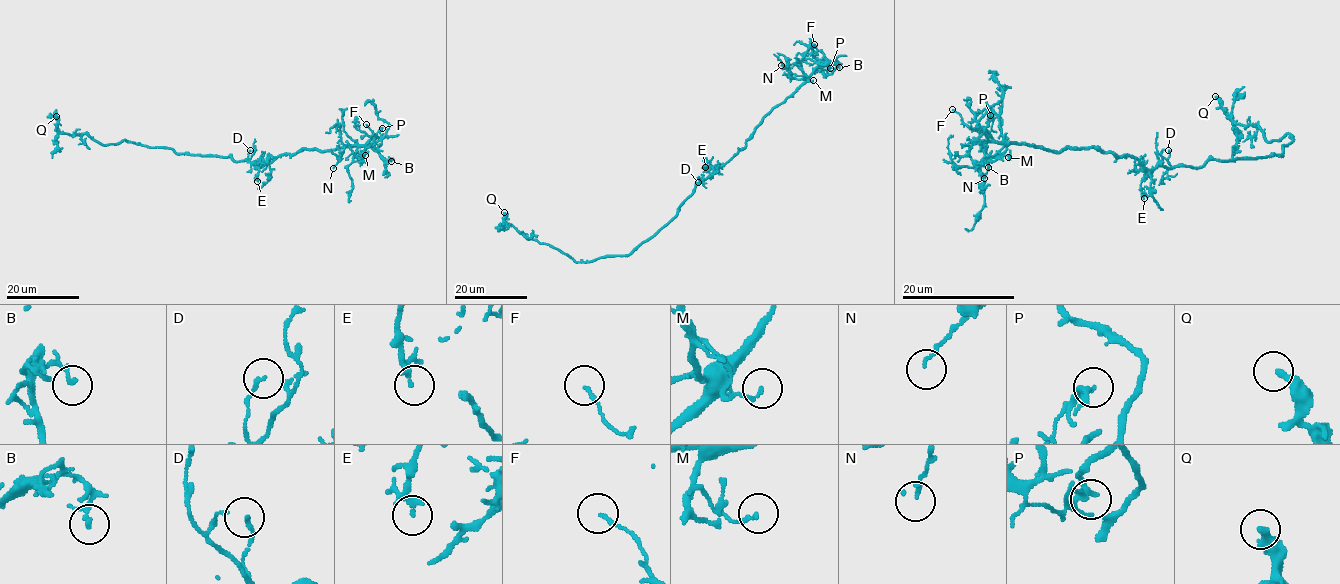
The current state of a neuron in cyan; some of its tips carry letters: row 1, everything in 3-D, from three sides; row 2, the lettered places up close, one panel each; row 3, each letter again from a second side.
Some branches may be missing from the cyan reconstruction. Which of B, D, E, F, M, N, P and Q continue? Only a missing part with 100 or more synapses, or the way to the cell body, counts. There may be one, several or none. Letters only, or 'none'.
none

